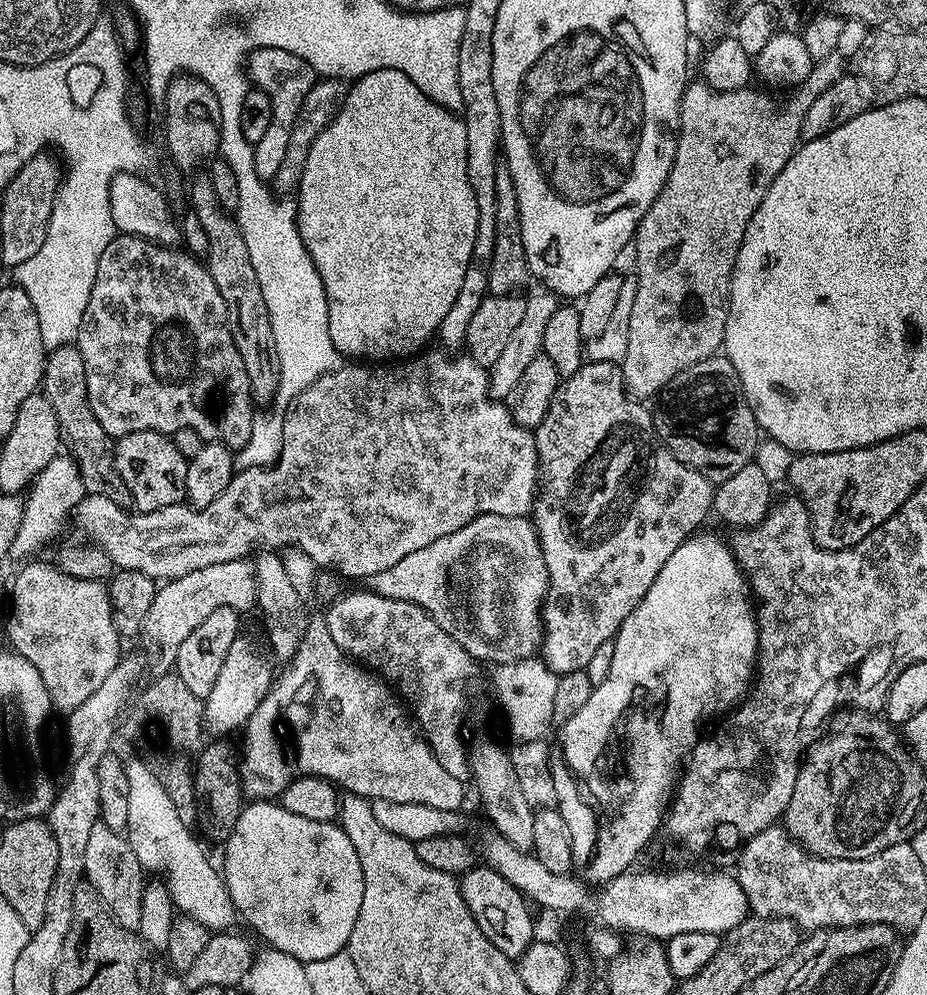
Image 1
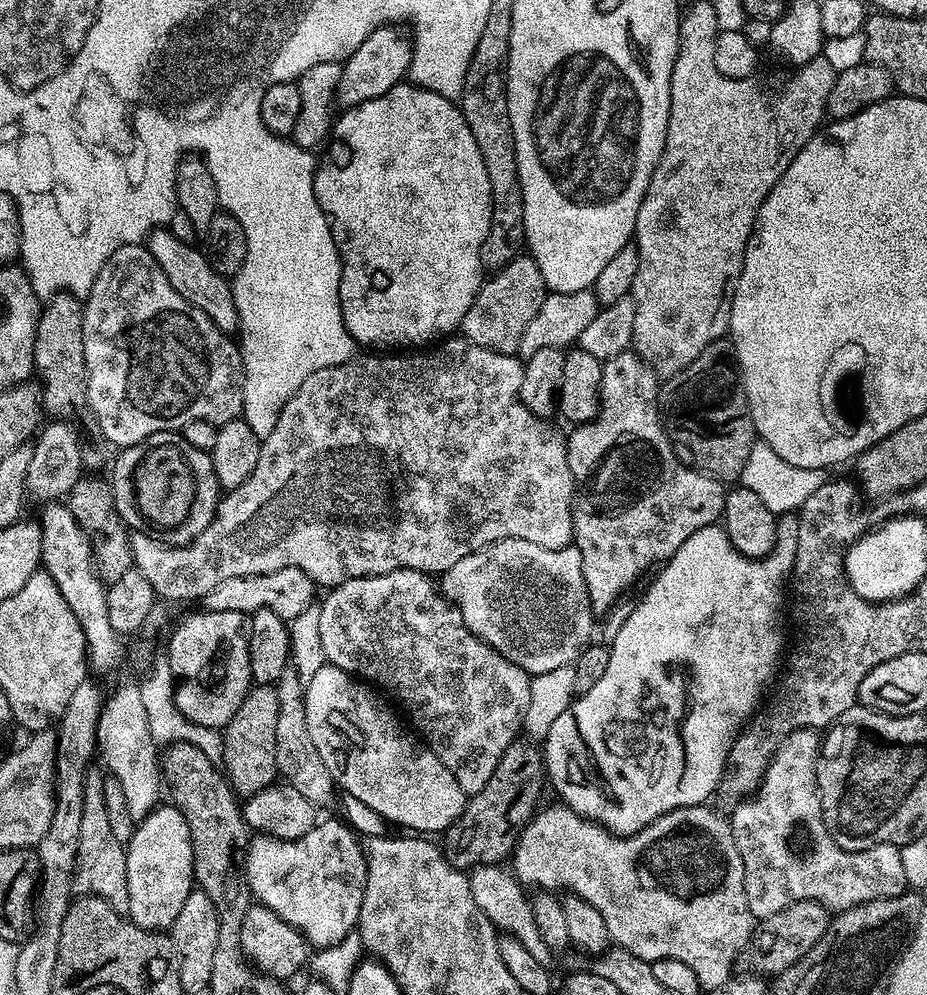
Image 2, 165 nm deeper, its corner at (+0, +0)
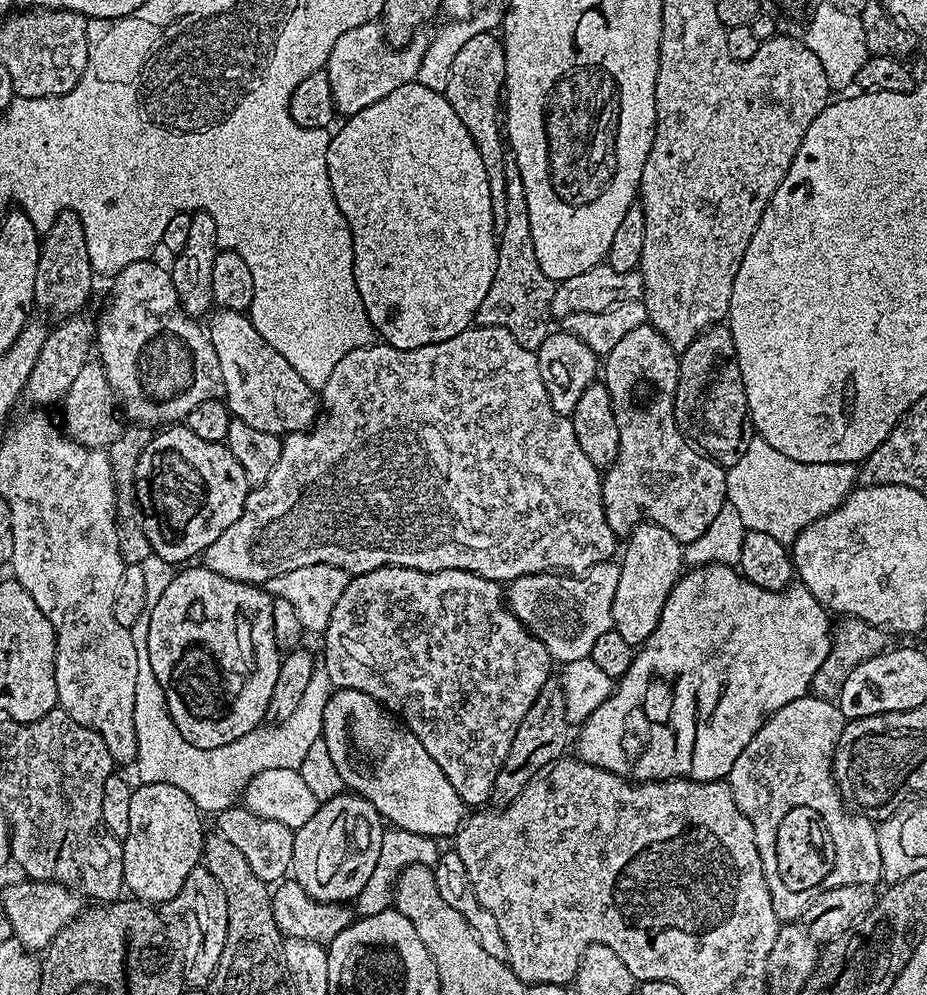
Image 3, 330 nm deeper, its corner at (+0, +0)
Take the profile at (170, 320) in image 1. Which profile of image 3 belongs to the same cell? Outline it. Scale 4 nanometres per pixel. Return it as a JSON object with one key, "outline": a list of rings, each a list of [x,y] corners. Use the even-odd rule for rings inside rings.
{"outline":[[[149,258],[130,262],[130,266],[116,273],[111,281],[112,301],[105,306],[104,313],[98,316],[96,325],[94,348],[98,353],[98,363],[104,367],[123,419],[136,426],[175,425],[183,421],[190,410],[194,410],[194,406],[224,396],[222,366],[218,366],[218,354],[214,354],[214,346],[207,331],[201,325],[199,328],[196,325],[199,323],[182,311],[171,271],[154,261]]]}

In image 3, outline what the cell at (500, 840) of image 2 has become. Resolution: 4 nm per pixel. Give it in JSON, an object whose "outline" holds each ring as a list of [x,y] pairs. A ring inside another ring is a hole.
{"outline":[[[549,678],[542,686],[542,690],[538,694],[538,698],[534,698],[534,706],[530,706],[530,710],[526,710],[526,718],[522,718],[522,722],[518,726],[518,730],[514,734],[514,742],[510,742],[510,754],[506,758],[506,762],[502,766],[502,770],[496,779],[494,789],[497,797],[504,796],[505,801],[513,800],[514,797],[522,791],[533,778],[541,775],[549,766],[556,763],[565,755],[564,747],[569,747],[570,736],[568,740],[567,732],[570,731],[570,725],[567,720],[567,706],[565,701],[565,692],[563,687],[555,679]]]}

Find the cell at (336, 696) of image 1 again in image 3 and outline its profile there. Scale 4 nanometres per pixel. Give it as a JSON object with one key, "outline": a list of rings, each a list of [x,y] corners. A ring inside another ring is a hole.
{"outline":[[[349,688],[333,691],[324,711],[322,748],[328,751],[328,760],[336,767],[337,774],[352,787],[349,789],[357,796],[365,796],[389,825],[402,831],[412,831],[414,834],[433,838],[452,838],[460,831],[460,826],[466,819],[466,805],[458,790],[450,786],[450,778],[446,778],[438,762],[434,762],[434,758],[426,754],[426,746],[418,742],[416,735],[409,732],[384,705],[370,698],[370,694],[362,694],[362,690]]]}

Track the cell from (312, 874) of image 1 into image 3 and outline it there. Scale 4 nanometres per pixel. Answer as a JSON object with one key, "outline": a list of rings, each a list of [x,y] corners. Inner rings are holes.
{"outline":[[[347,794],[325,799],[302,828],[295,829],[291,875],[316,900],[352,902],[378,866],[386,831],[380,811],[365,796]]]}

